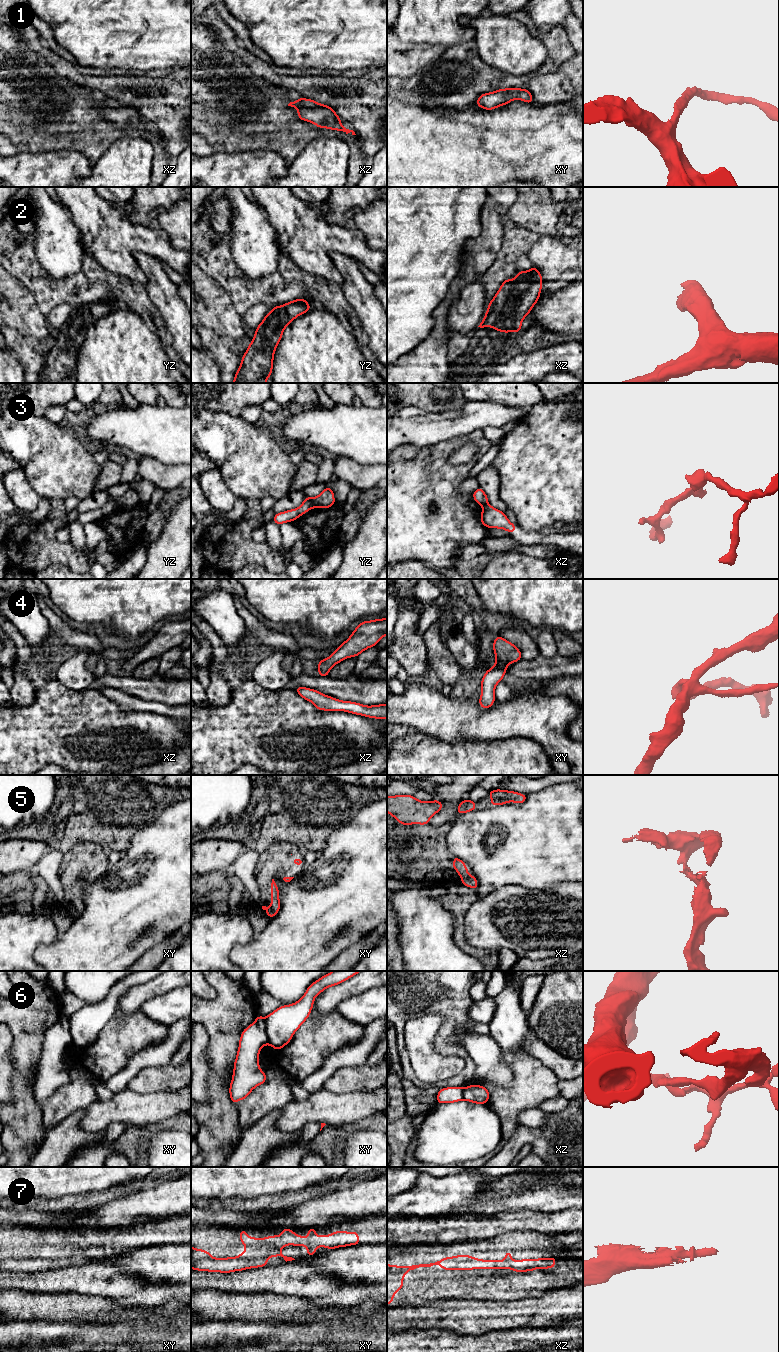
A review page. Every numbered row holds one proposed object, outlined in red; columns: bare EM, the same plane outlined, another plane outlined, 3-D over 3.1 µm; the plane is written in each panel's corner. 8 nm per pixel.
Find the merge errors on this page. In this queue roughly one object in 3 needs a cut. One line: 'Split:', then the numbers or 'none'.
Split: 3, 6

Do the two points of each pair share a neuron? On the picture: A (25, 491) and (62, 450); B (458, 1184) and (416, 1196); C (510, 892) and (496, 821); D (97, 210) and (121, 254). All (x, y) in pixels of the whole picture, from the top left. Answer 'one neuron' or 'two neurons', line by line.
A: two neurons
B: one neuron
C: two neurons
D: one neuron

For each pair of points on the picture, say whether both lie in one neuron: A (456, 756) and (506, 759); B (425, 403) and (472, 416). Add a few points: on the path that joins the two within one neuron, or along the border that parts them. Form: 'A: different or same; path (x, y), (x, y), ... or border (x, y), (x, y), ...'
A: same; path (468, 759), (494, 759)
B: different; border (445, 406), (434, 412), (422, 411), (419, 408)

